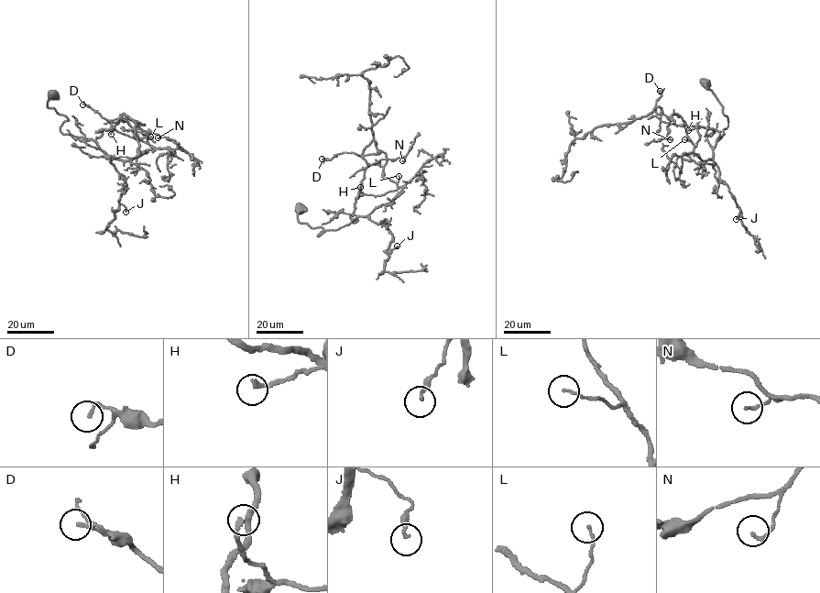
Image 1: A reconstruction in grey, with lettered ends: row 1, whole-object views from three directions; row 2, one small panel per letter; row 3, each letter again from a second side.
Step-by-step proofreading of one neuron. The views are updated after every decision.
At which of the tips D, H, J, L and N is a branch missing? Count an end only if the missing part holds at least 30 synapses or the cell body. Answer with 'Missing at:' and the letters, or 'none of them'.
Missing at: none of them

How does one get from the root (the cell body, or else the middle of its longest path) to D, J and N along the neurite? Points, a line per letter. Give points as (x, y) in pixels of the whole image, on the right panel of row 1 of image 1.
D: (705, 83), (727, 118), (717, 140), (719, 131), (688, 126), (676, 114), (657, 114), (660, 91)
J: (705, 83), (727, 118), (713, 157), (720, 180), (740, 210), (736, 219)
N: (705, 83), (727, 118), (724, 134), (717, 140), (719, 131), (688, 126), (673, 114), (666, 126), (670, 139)

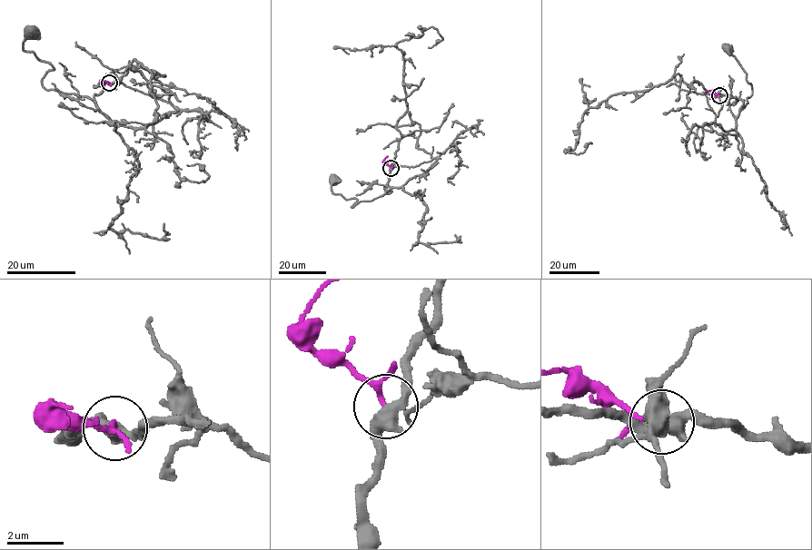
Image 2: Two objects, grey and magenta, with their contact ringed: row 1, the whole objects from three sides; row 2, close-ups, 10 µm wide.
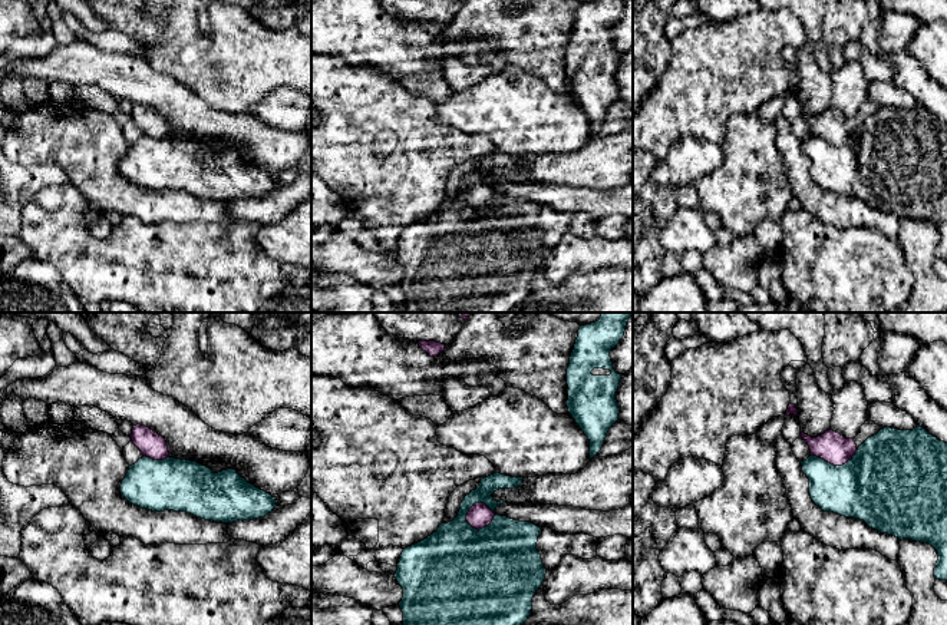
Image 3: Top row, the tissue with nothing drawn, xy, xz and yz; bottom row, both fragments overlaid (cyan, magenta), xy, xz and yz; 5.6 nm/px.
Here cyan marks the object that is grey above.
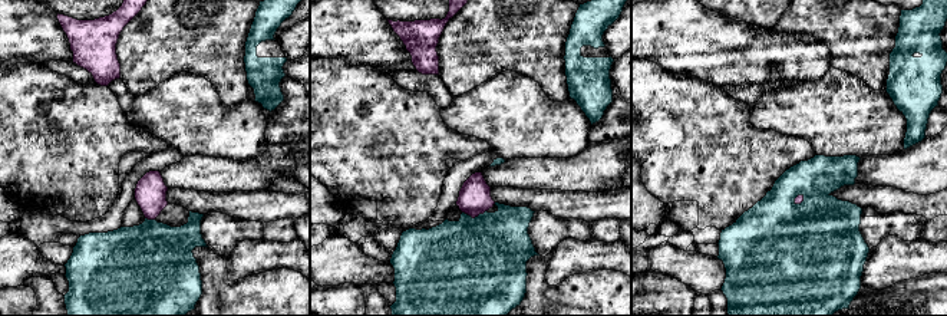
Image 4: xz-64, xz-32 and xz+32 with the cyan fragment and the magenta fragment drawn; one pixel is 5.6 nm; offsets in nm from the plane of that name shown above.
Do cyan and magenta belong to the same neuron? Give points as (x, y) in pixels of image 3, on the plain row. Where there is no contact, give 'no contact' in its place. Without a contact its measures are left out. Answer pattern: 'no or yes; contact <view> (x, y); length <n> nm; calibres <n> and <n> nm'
no; contact xz (482, 207); length 180 nm; calibres 500 and 140 nm

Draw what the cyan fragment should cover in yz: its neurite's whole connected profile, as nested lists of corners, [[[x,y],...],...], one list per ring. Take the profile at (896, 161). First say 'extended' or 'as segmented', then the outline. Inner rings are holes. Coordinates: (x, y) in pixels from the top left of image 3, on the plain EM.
as segmented | [[[920,105],[913,109],[884,106],[842,145],[816,135],[801,143],[809,158],[811,178],[824,191],[864,199],[870,206],[900,219],[931,224],[938,232],[934,255],[947,259],[947,122]]]

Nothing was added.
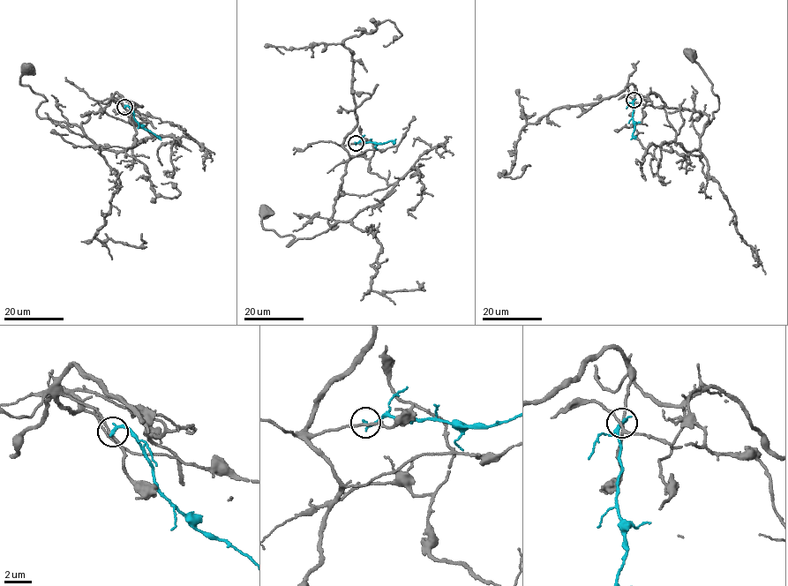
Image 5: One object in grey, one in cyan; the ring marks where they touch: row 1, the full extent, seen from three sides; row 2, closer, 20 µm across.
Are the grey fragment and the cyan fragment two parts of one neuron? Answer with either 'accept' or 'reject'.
reject

